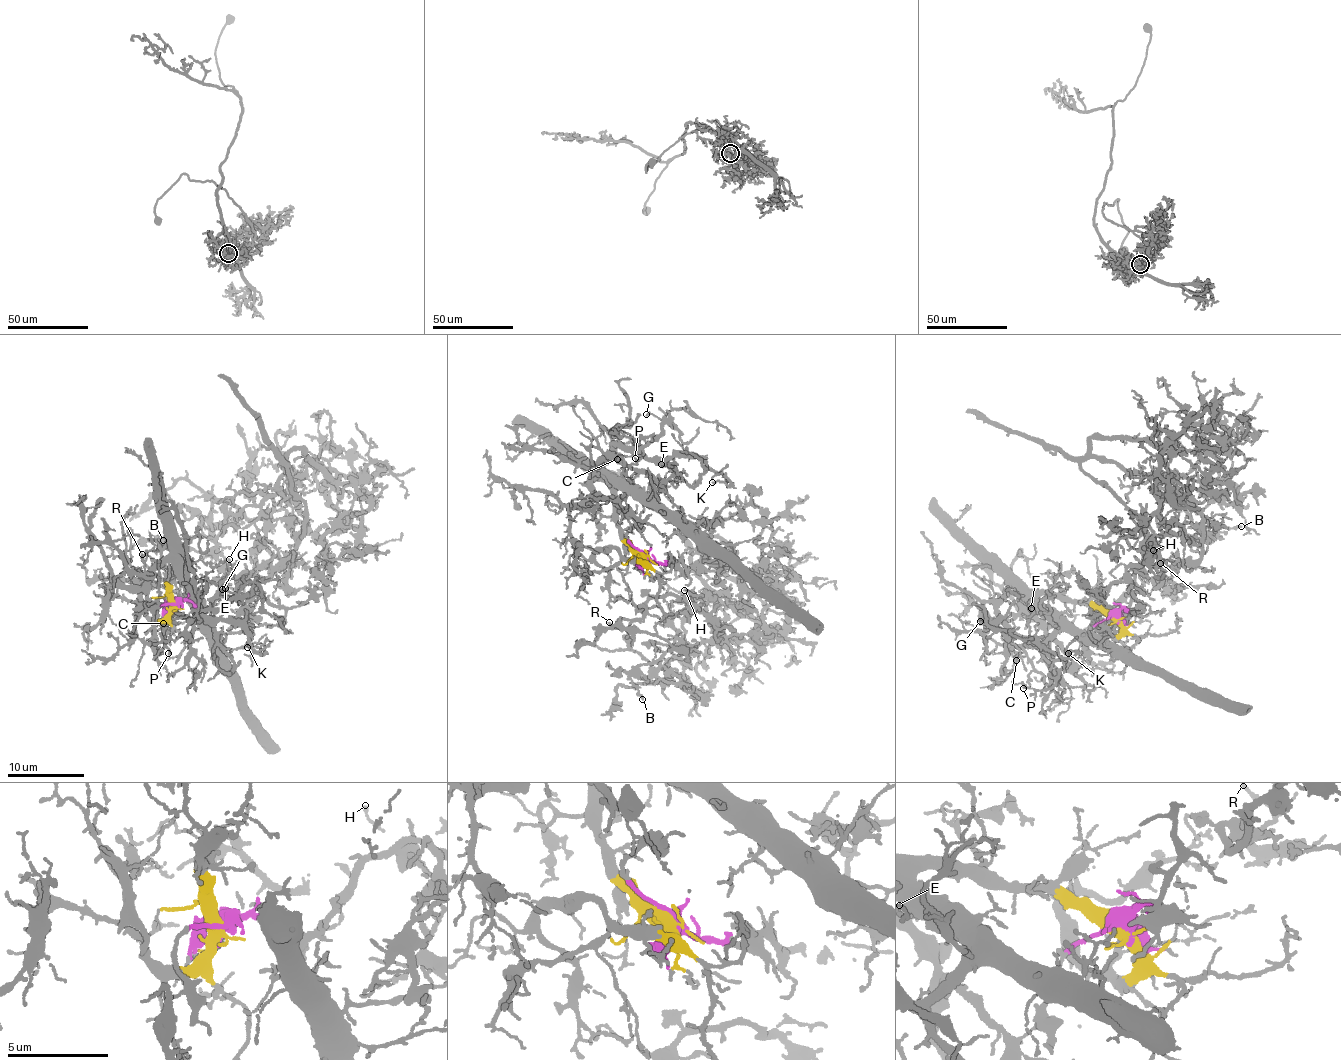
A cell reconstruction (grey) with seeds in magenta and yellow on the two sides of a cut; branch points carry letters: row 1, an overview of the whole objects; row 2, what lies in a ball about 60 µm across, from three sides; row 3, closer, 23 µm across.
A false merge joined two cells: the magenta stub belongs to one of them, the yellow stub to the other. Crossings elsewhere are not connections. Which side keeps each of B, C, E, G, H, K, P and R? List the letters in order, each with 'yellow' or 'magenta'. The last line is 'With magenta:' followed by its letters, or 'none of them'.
B: magenta
C: yellow
E: yellow
G: yellow
H: magenta
K: yellow
P: yellow
R: magenta
With magenta: B, H, R

